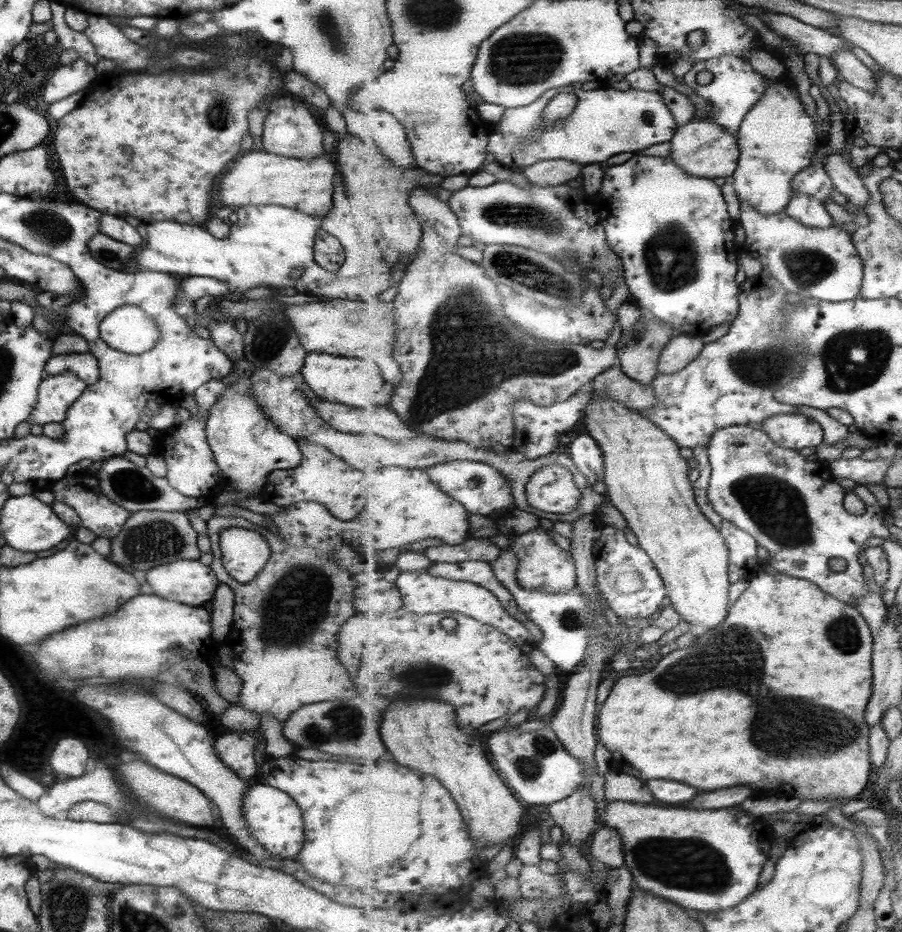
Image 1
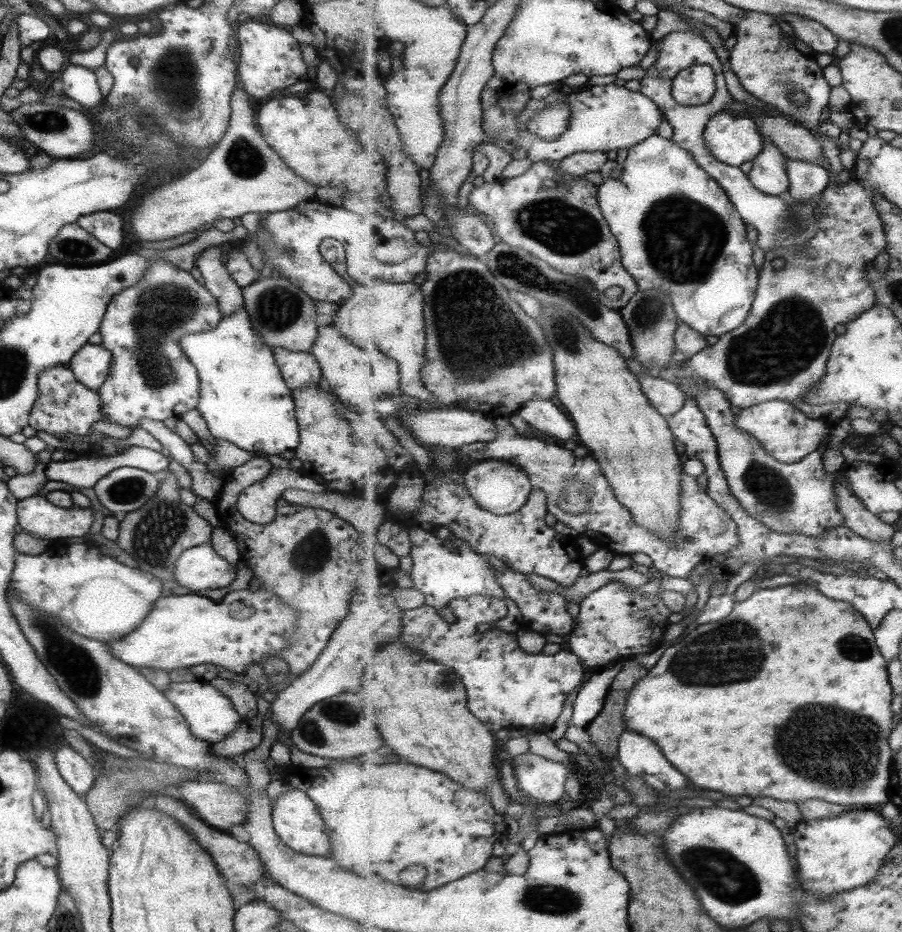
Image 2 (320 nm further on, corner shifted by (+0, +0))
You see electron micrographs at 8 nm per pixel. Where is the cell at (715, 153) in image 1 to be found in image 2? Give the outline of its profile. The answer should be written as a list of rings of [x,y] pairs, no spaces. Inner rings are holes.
[[[725,110],[718,112],[711,122],[707,124],[705,135],[708,149],[724,163],[730,164],[731,166],[741,166],[749,160],[755,160],[764,149],[764,138],[762,134],[758,132],[759,125],[757,122],[738,115],[737,113]]]

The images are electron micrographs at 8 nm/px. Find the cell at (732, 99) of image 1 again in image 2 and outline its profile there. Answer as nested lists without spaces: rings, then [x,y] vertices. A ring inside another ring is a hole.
[[[745,11],[735,22],[730,23],[737,38],[730,52],[730,70],[744,90],[763,102],[773,104],[783,115],[799,118],[805,129],[819,127],[832,93],[832,87],[823,76],[823,67],[814,65],[813,56],[802,54],[795,48],[774,15]],[[795,91],[805,91],[809,96],[808,102],[797,104],[792,100]]]

